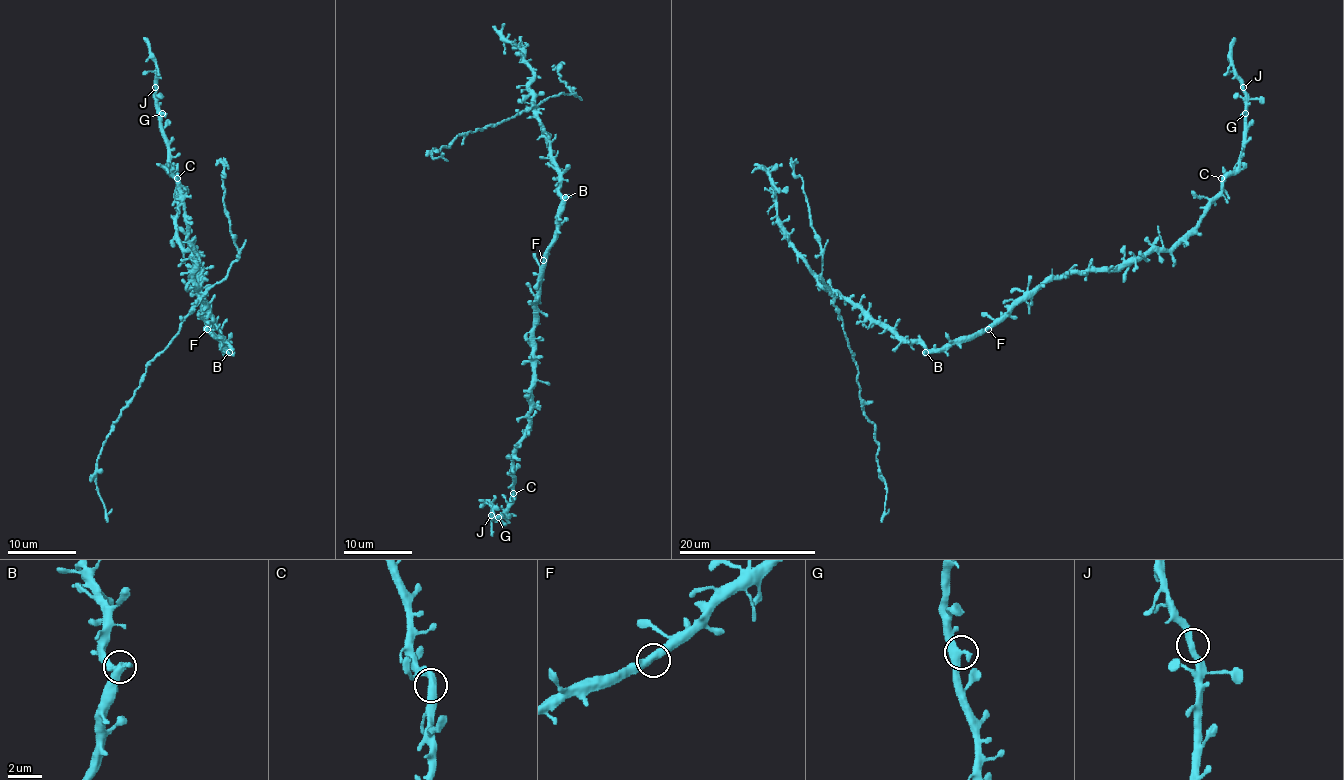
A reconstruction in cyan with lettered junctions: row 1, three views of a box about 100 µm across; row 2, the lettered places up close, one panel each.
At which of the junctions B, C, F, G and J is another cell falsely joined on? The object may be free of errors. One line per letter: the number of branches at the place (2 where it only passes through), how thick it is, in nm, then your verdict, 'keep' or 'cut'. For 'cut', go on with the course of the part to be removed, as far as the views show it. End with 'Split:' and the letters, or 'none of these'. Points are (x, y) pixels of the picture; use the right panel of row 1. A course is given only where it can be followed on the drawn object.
B: branches 2; calibre 440 nm; cut; course (924, 352), (839, 297), (833, 302), (857, 367), (861, 408), (875, 425), (885, 480), (881, 521)
C: branches 2; calibre 440 nm; keep
F: branches 2; calibre 480 nm; keep
G: branches 2; calibre 460 nm; keep
J: branches 2; calibre 400 nm; keep
Split: B

